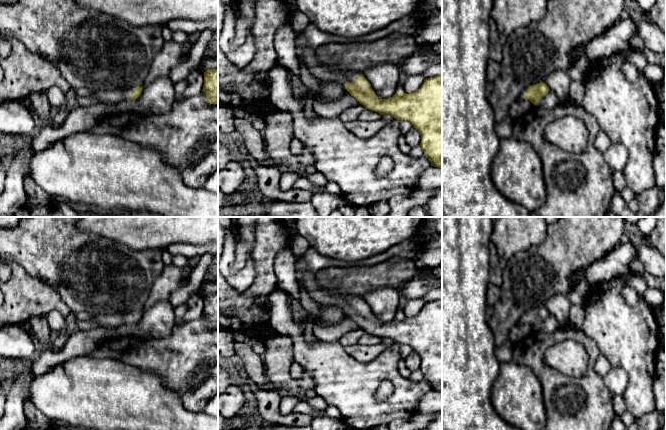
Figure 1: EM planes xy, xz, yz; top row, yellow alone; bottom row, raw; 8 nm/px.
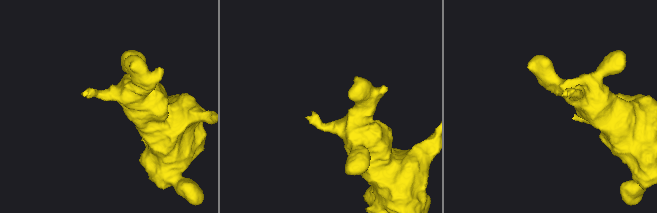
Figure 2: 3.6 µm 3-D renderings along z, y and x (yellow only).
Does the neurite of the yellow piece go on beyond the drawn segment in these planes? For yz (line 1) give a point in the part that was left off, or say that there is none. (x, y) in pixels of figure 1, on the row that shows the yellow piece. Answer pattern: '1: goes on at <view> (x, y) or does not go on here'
1: goes on at yz (521, 95)

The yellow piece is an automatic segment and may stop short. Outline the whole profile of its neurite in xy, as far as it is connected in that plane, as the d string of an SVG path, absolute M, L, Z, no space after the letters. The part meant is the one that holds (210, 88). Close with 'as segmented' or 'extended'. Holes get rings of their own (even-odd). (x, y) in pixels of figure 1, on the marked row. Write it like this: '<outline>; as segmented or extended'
M218 68L204 72L202 91L206 94L207 103L218 104Z; as segmented

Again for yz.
M537 83L527 87L519 95L518 100L527 100L533 104L537 104L538 101L544 97L550 91L549 87L545 83Z; extended

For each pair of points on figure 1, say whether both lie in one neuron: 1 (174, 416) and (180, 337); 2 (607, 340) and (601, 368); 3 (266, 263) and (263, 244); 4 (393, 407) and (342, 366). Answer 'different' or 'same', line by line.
1: different
2: different
3: same
4: same

